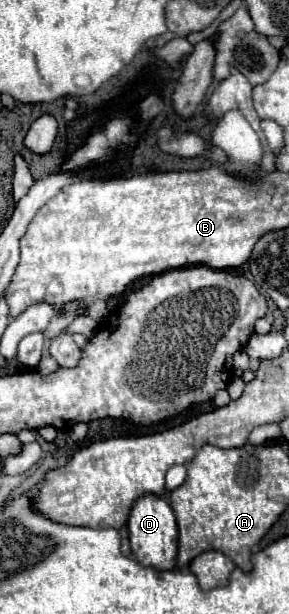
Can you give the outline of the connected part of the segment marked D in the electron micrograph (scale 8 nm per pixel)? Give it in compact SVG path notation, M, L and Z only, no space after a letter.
M145 493L137 497L137 501L131 507L129 519L127 519L127 529L129 529L129 541L131 541L131 551L135 553L137 561L145 567L153 567L157 571L173 569L175 567L175 557L177 557L177 523L173 509L169 503L159 497Z

